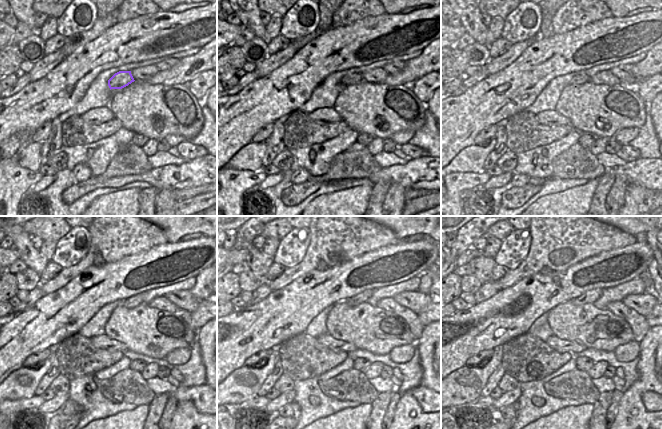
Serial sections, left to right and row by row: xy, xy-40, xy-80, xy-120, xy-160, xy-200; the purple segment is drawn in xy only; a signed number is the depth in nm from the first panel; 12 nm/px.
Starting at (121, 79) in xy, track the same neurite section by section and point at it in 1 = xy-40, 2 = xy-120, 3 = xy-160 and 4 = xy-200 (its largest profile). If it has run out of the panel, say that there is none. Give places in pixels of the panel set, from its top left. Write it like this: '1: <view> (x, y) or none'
1: xy-40 (350, 79)
2: xy-120 (135, 300)
3: xy-160 (364, 296)
4: xy-200 (591, 296)

